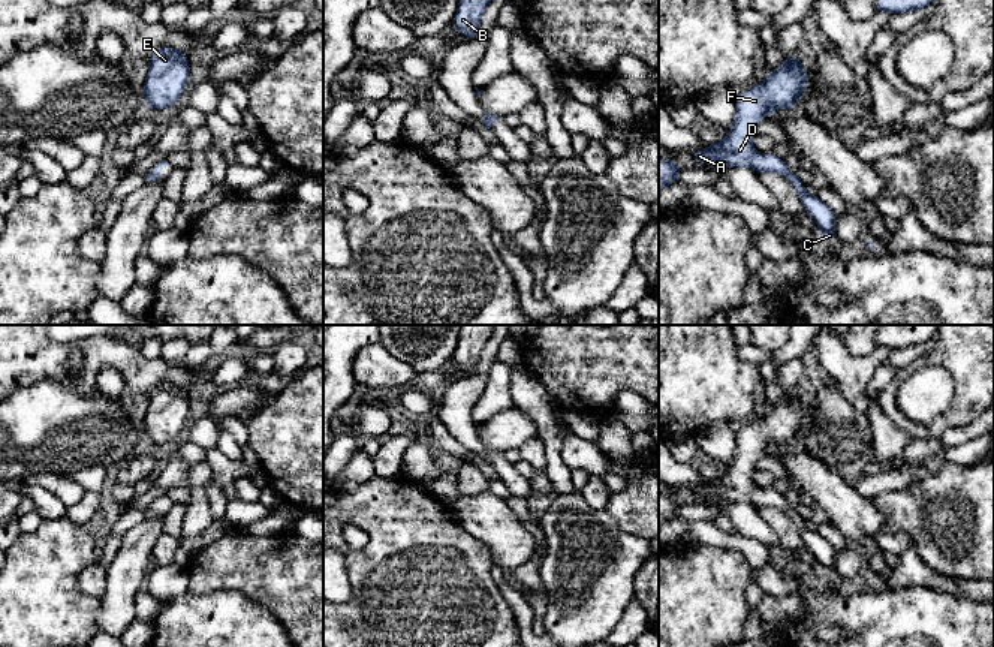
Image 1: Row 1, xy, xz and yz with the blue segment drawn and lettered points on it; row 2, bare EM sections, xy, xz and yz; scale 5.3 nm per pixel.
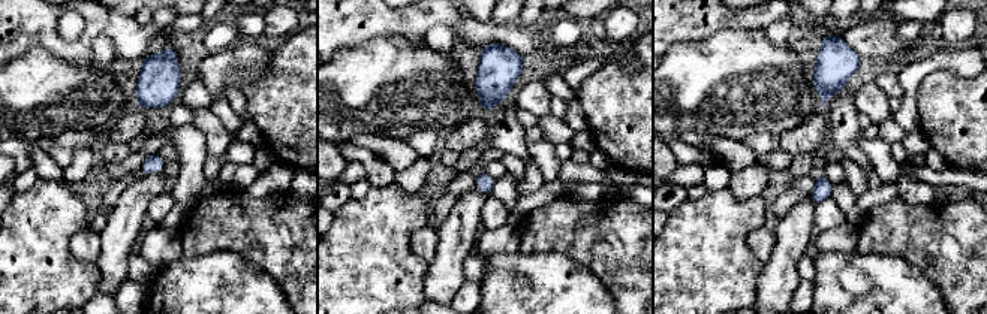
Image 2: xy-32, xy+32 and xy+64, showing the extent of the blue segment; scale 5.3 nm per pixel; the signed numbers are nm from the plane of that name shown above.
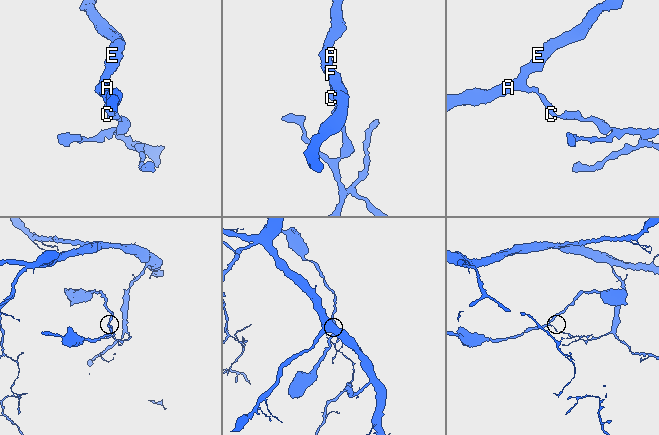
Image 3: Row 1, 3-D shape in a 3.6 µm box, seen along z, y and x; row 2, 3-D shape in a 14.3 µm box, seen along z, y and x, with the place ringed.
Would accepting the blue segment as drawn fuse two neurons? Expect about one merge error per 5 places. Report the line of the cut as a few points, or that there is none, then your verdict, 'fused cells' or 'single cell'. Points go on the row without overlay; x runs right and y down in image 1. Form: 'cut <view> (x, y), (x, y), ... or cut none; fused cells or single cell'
cut yz (792, 508), (788, 512); fused cells

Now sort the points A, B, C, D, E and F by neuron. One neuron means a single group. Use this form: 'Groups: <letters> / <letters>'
Groups: A B D E F / C

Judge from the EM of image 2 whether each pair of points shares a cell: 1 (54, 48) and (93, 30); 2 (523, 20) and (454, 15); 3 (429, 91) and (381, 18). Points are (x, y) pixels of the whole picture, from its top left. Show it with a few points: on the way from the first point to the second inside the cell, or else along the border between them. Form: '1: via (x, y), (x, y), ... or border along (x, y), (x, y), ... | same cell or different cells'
1: via (63, 48), (75, 48), (84, 39) | same cell
2: border along (515, 23), (521, 26), (535, 24) | different cells
3: border along (424, 38), (381, 35), (358, 47) | different cells

